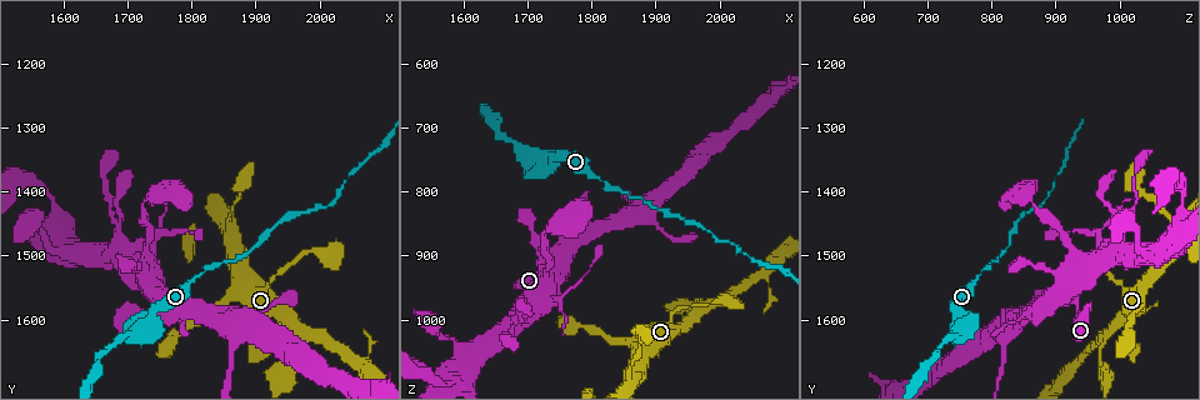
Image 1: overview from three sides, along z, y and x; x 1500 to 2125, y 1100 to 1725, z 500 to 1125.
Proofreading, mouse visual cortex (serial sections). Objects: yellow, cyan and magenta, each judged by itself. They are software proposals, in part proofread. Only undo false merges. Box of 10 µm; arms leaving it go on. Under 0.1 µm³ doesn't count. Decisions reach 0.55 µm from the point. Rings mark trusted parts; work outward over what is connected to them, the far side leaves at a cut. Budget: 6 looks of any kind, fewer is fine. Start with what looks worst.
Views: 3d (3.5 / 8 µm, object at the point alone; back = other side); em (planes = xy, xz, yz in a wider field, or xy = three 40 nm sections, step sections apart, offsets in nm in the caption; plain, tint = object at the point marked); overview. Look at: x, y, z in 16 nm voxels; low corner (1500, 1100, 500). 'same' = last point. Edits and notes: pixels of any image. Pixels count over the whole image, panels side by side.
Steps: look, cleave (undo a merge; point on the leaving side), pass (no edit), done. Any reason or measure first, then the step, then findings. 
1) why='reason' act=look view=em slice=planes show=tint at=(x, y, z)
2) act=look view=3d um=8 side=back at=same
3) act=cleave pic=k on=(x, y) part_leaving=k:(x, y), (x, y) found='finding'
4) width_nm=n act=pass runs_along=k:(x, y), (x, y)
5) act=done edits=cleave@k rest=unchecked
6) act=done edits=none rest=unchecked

why='side arm on a straight run' act=look view=3d um=8 at=(1975, 1615, 985)

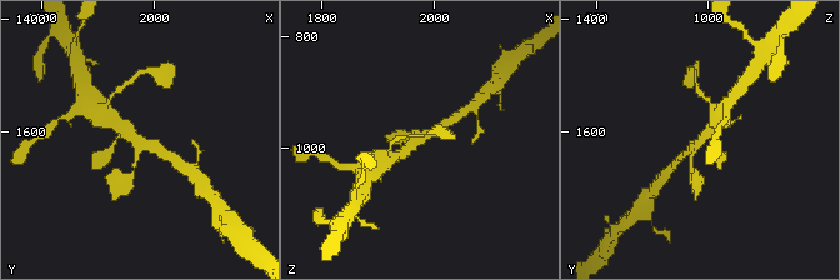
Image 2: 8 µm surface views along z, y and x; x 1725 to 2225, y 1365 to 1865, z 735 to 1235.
why='zoom in' act=look view=3d um=3.5 at=same

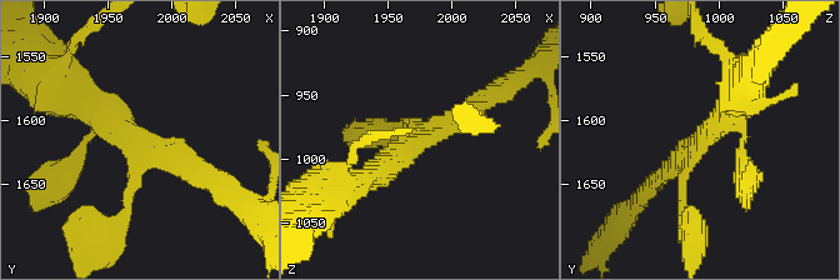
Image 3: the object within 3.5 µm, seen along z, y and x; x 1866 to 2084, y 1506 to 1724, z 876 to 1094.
arms=3 arm_widths_nm=150,250,350 why='now the EM' act=look view=em slice=xy step=1 show=tint at=(1970, 1614, 984)

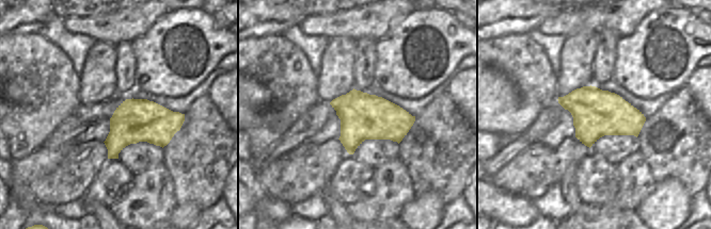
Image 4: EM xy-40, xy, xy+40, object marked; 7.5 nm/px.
act=pass runs_along=3:(75, 93), (201, 174) found='one cell here'

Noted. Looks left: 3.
act=look view=3d um=3.5 at=(1860, 1445, 1085)

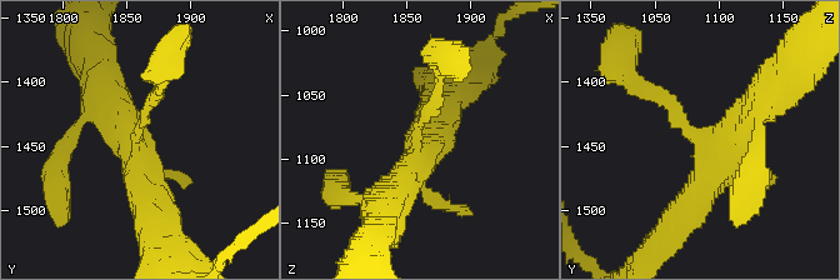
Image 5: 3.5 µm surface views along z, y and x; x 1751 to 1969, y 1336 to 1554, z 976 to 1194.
arms=4 arm_widths_nm=150,200,400,400 act=look view=em slice=xy step=1 show=tint at=(1856, 1446, 1086)

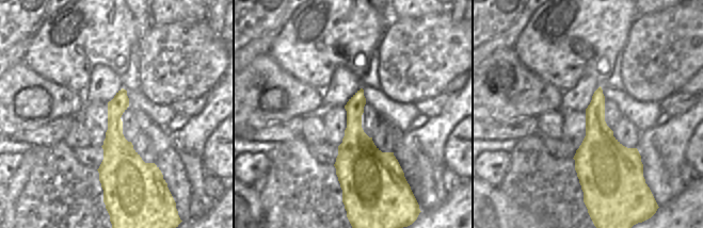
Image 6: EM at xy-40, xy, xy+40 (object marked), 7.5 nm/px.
act=pass runs_along=5:(685, 214), (708, 153), (646, 88) found='one cell here'

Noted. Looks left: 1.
act=done edits=none rest=unchecked

